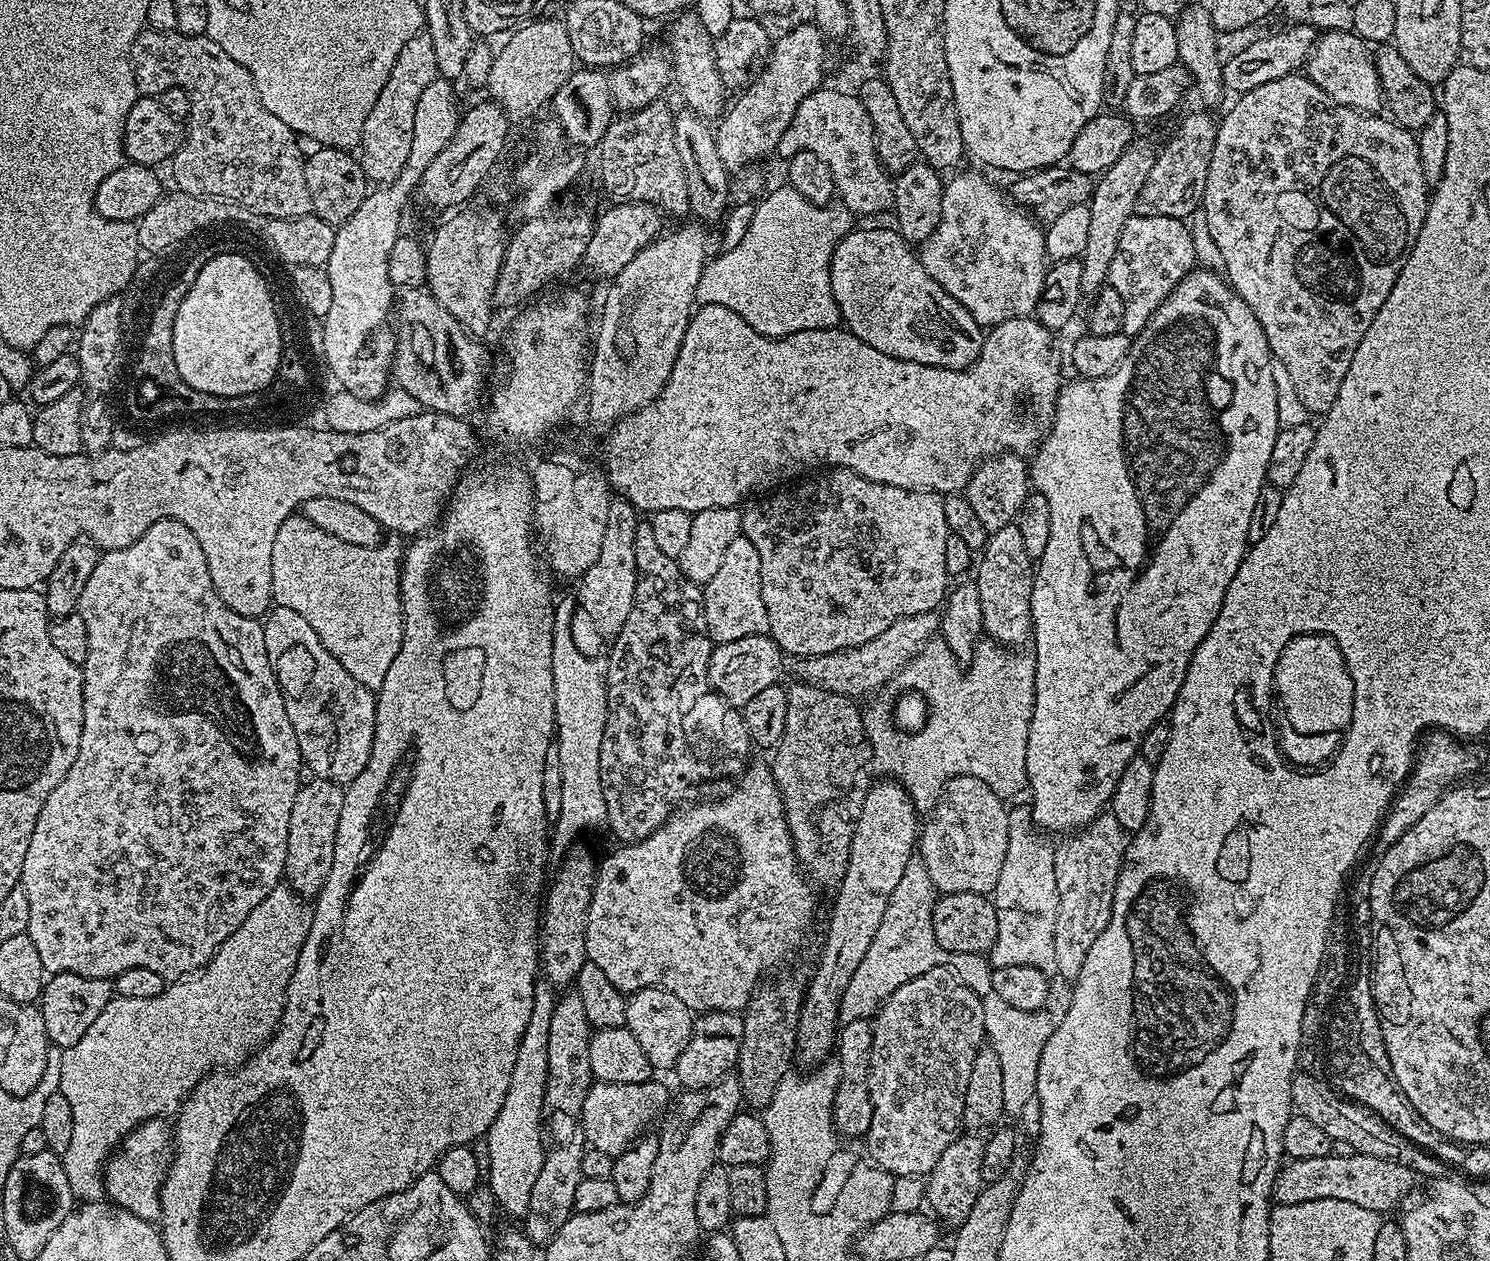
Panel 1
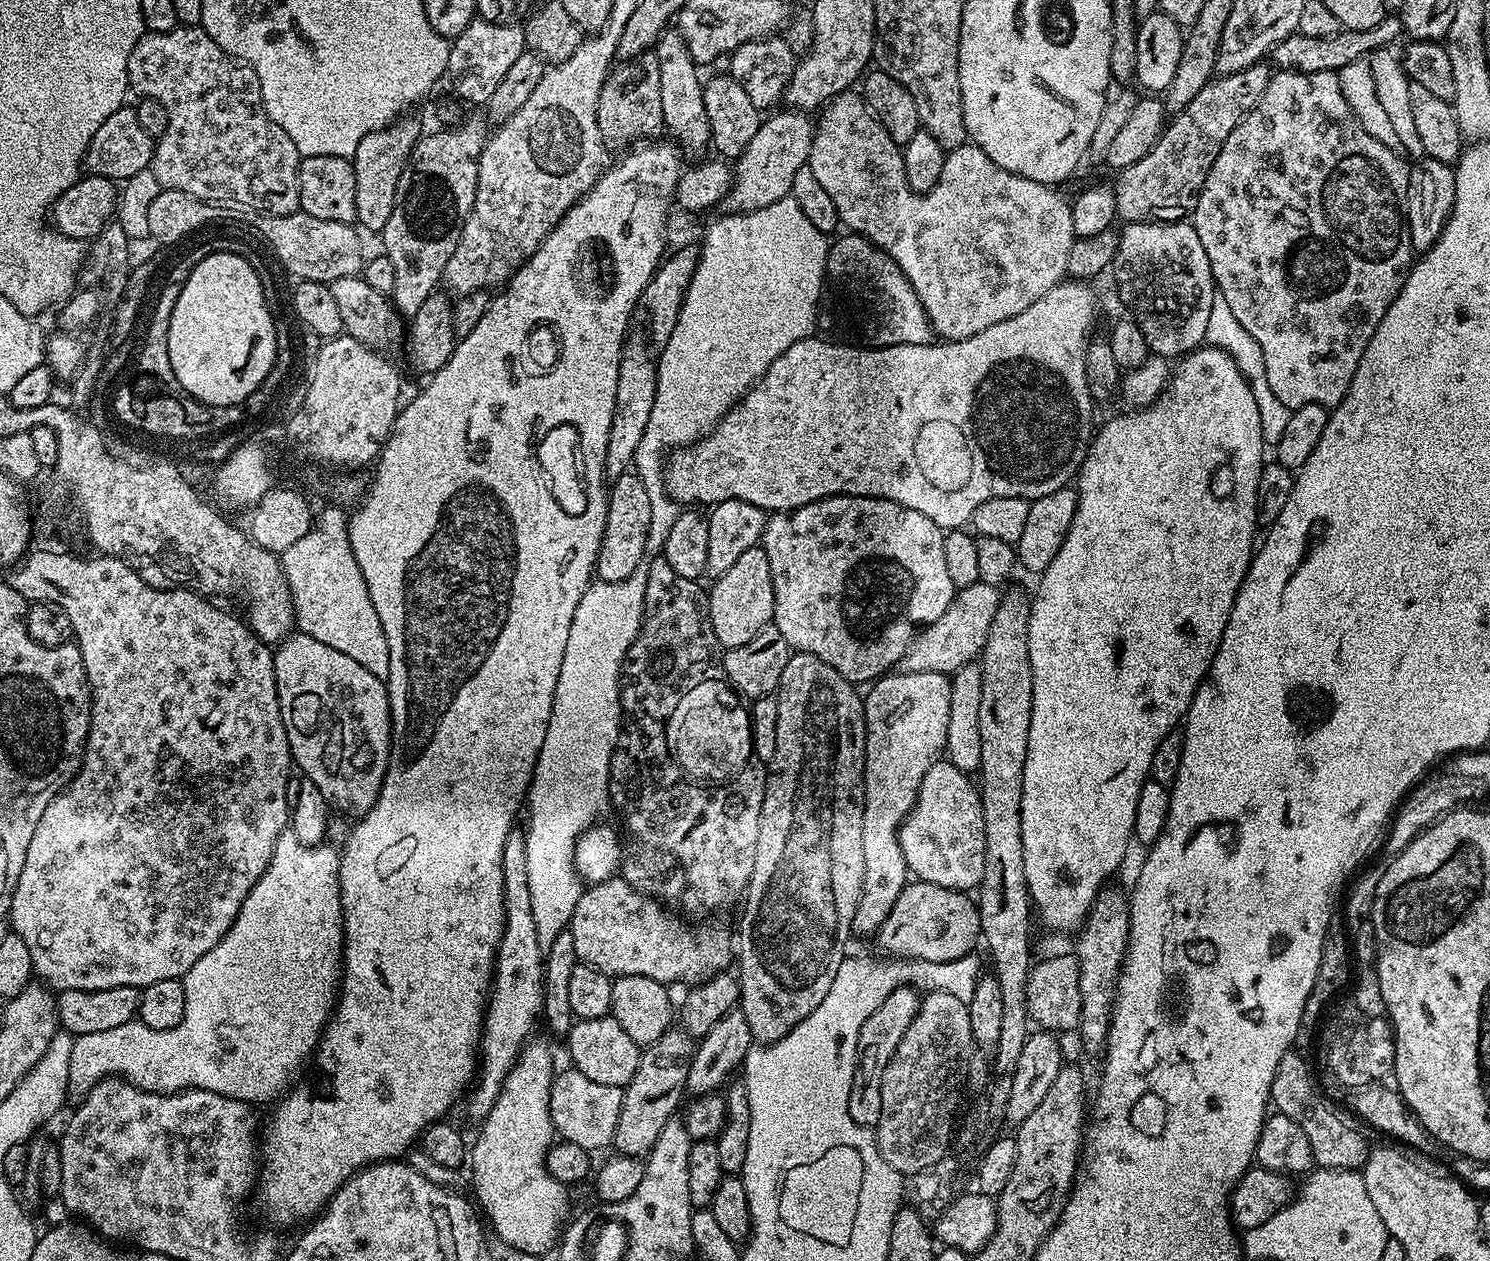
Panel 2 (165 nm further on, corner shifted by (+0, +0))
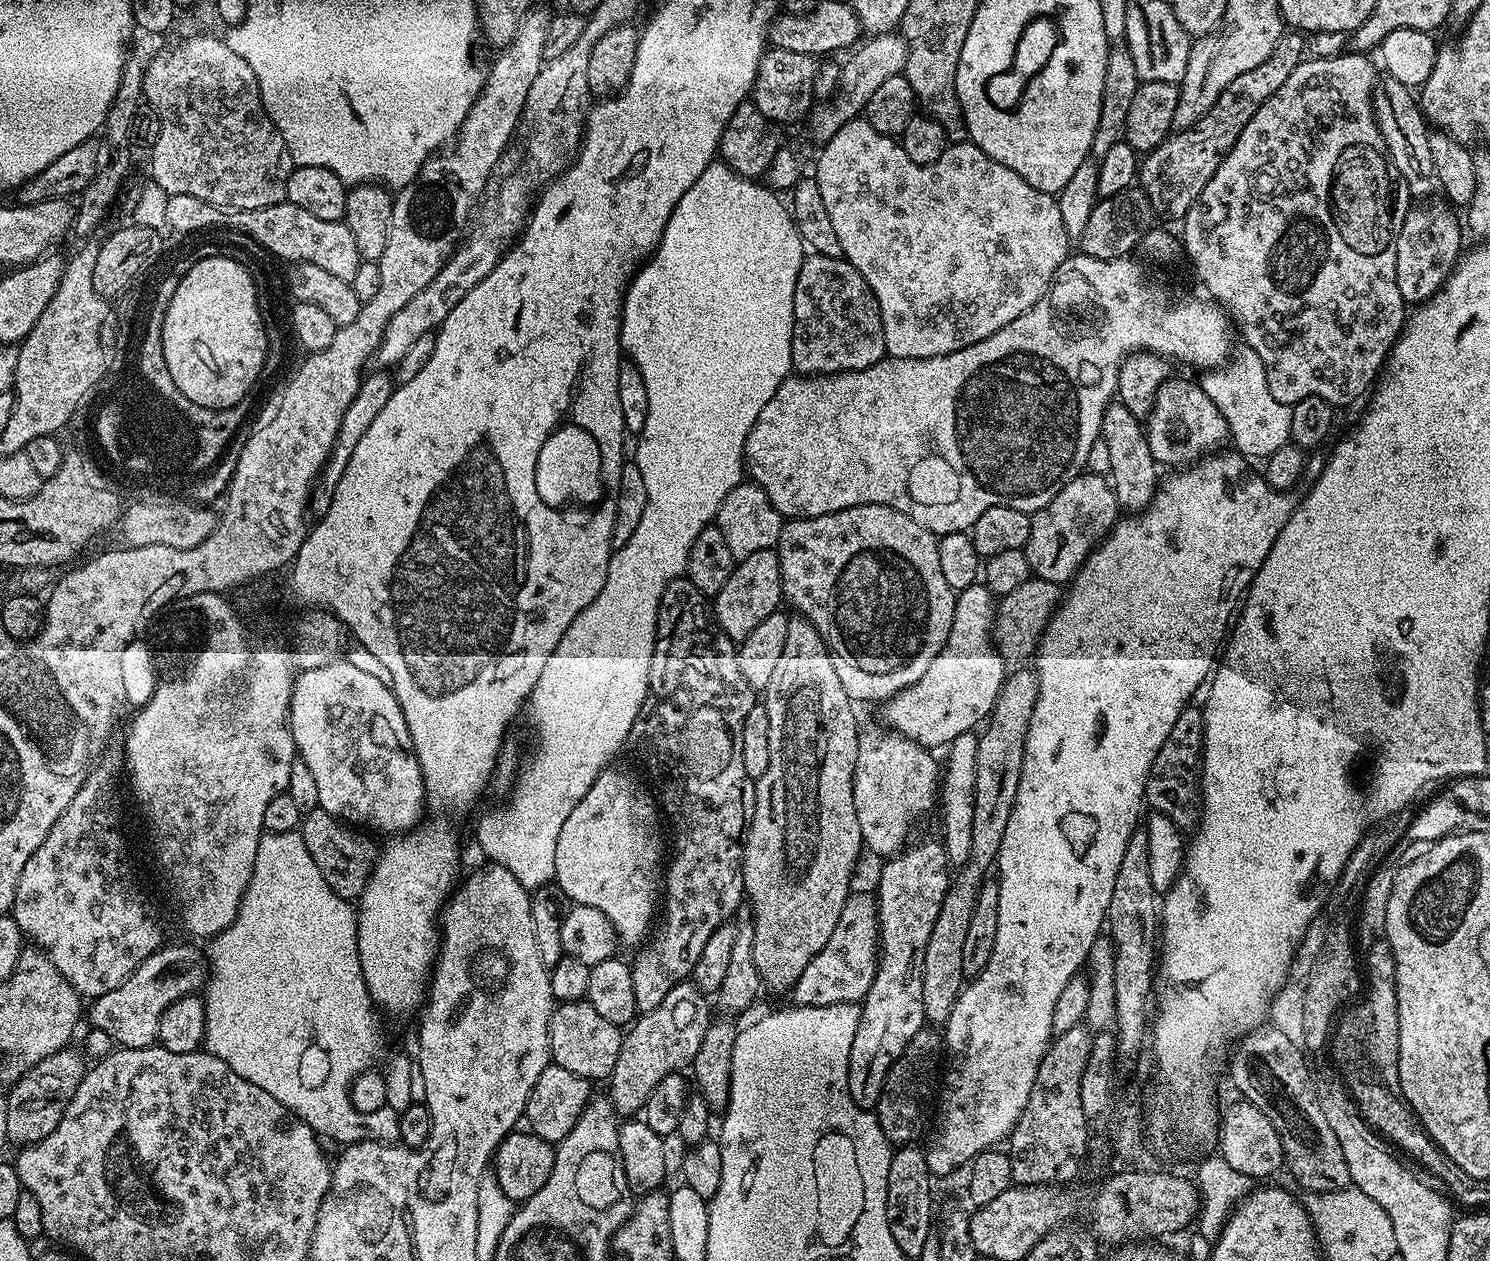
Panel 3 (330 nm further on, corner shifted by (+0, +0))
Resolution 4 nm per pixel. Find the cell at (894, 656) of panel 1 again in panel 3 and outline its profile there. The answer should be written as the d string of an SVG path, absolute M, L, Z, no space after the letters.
M1033 578L1022 582L1018 590L1010 590L1010 594L999 597L994 625L994 639L1000 657L1009 665L1020 666L1031 661L1040 646L1040 639L1052 621L1052 616L1060 607L1062 599L1061 585Z

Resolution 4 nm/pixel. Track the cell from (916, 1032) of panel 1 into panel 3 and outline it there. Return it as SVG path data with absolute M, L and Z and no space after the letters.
M925 1026L906 1046L906 1050L892 1064L879 1102L874 1109L880 1119L882 1130L889 1144L893 1146L908 1146L924 1132L924 1123L928 1120L928 1100L920 1093L920 1079L927 1072L936 1068L936 1063L942 1060L942 1036L935 1027Z

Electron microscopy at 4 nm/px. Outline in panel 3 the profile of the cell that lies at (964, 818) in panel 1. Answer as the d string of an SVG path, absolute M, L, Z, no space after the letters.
M879 723L861 727L858 738L858 758L854 766L854 810L858 814L858 826L862 830L864 848L879 858L891 858L909 843L912 823L938 804L941 791L942 768L929 749L916 744L910 738L881 726Z

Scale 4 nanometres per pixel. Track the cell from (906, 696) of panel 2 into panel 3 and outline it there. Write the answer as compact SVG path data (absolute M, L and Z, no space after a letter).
M983 583L971 584L969 588L957 595L950 634L942 650L934 658L934 662L926 666L926 674L922 674L918 682L906 686L889 700L883 701L885 720L883 723L891 731L910 738L923 748L937 750L936 748L943 749L950 745L952 740L958 738L960 734L979 729L987 721L992 714L992 708L996 705L996 699L1006 675L1006 661L1000 657L1000 651L996 649L994 639L996 609L992 591L984 587Z

